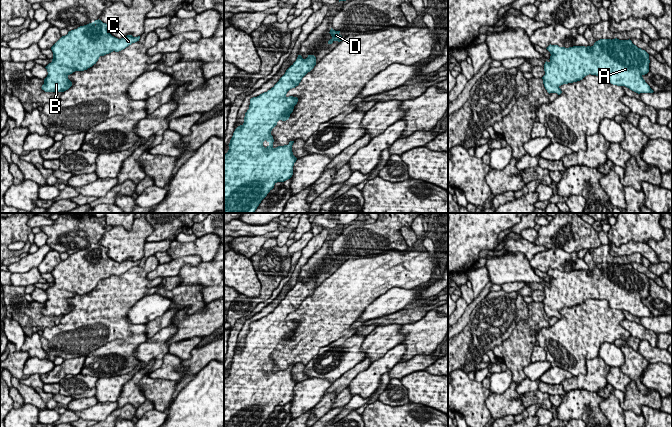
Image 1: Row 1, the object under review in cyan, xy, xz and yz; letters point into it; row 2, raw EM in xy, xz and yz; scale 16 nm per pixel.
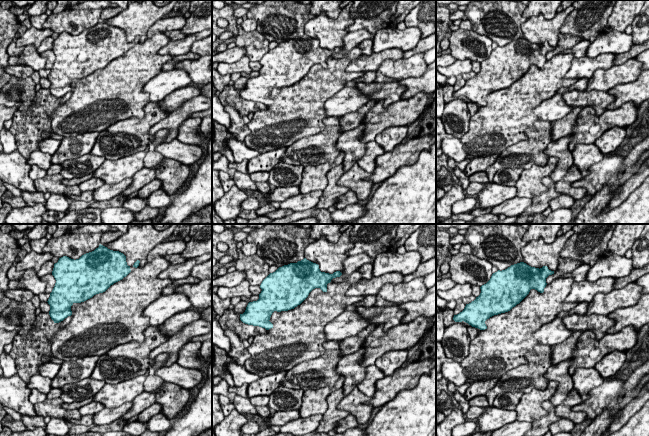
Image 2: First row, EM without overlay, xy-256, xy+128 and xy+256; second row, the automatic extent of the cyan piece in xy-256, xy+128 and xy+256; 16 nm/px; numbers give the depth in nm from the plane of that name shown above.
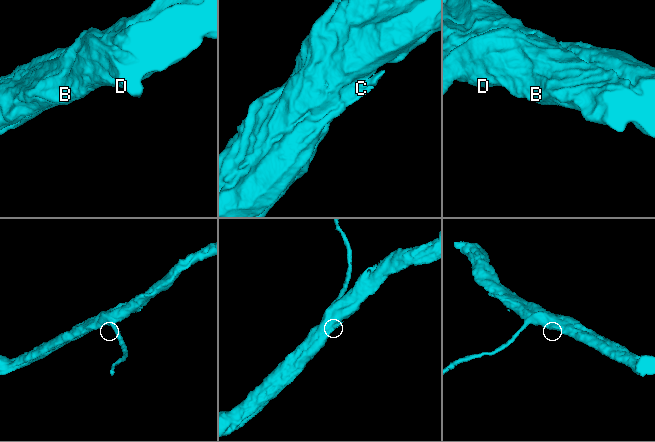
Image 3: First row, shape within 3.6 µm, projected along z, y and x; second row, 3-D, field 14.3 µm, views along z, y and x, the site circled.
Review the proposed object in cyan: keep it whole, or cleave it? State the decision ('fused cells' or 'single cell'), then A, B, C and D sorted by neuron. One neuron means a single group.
single cell; A B C D

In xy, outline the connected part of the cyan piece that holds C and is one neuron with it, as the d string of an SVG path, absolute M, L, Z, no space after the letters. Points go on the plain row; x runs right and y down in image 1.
M95 244L62 260L52 271L52 286L45 292L48 299L44 303L42 314L45 316L64 316L72 310L68 300L75 295L84 295L92 291L100 280L113 275L119 276L140 260L127 259L121 263L108 256L108 248Z

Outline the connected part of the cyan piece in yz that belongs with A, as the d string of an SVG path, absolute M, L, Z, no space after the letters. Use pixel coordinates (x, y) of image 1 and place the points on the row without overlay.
M600 263L591 271L565 272L550 268L546 273L551 280L550 285L546 285L544 288L545 299L542 303L549 318L557 317L560 319L562 317L559 312L561 309L580 305L589 298L607 300L611 308L625 310L638 318L654 316L642 301L649 296L649 278L634 269L630 263Z

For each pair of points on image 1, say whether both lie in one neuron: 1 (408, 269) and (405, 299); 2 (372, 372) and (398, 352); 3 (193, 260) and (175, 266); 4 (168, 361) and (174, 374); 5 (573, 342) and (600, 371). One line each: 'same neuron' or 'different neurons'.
1: different neurons
2: same neuron
3: same neuron
4: same neuron
5: different neurons

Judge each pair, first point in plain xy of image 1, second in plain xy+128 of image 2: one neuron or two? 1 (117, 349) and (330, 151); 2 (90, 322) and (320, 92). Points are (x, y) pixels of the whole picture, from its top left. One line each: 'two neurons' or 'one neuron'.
1: one neuron
2: one neuron

